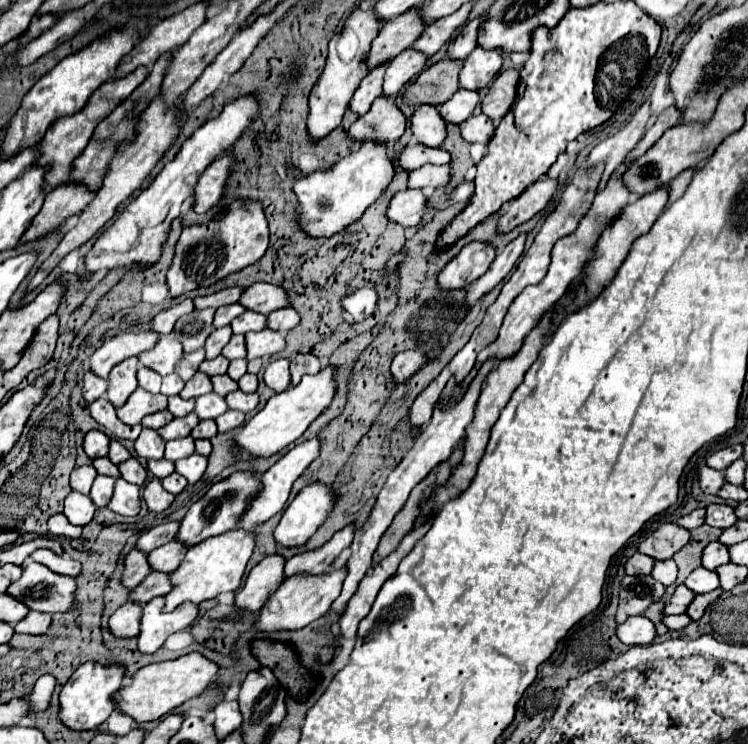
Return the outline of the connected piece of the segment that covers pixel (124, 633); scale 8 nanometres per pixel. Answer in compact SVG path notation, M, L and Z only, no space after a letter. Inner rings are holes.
M128 600L110 616L110 630L118 638L132 638L140 632L140 618L142 618L142 604Z

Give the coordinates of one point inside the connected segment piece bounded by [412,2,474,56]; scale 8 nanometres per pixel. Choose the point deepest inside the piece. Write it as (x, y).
(440, 31)

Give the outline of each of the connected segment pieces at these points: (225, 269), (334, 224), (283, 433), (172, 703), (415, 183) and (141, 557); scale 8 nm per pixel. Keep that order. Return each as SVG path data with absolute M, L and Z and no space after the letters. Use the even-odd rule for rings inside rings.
M234 202L232 208L214 218L210 224L204 226L190 226L184 228L174 262L166 274L166 284L170 296L182 296L198 286L210 286L232 272L238 272L254 262L258 262L268 248L268 222L258 204L238 204Z
M362 142L358 152L348 154L334 168L300 178L294 184L294 192L302 204L300 222L306 234L332 236L358 220L364 210L380 198L394 178L394 160L388 154L390 150L392 148L386 142Z
M328 364L318 374L306 374L298 386L274 394L266 406L236 432L236 444L250 456L270 456L300 438L318 414L332 404L336 394L336 372L338 366Z
M190 652L190 654L184 654L176 660L144 666L114 696L116 706L120 708L120 712L132 716L138 724L158 720L158 718L166 716L168 712L172 712L172 708L178 708L186 700L190 700L194 696L200 696L212 684L212 680L216 678L218 668L220 666L216 662L210 662L210 658L206 658L200 652Z
M426 164L414 172L410 172L408 188L440 188L450 182L450 164L432 166Z
M132 550L126 556L126 570L122 574L122 584L128 588L138 586L148 574L152 572L150 562L148 562L148 554L140 552L140 550Z

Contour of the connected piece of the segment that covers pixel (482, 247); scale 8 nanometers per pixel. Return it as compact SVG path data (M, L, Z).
M470 242L444 266L438 284L446 290L468 286L490 268L494 256L496 246L492 242Z

